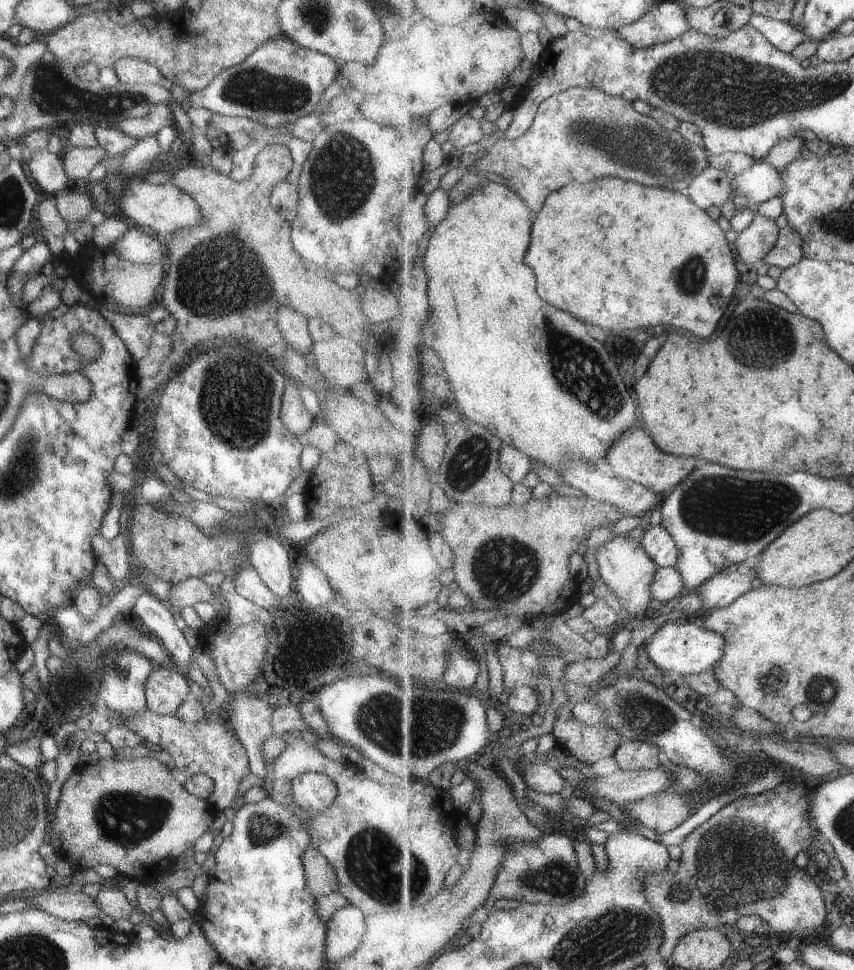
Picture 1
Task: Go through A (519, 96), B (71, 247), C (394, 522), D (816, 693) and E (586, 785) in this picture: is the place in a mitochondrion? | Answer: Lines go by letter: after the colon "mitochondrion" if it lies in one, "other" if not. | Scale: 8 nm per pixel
A: other
B: other
C: other
D: mitochondrion
E: other

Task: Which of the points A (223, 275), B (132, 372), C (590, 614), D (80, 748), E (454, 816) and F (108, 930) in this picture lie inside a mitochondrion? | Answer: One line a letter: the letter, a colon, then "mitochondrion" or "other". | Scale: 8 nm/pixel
A: mitochondrion
B: other
C: other
D: other
E: other
F: other

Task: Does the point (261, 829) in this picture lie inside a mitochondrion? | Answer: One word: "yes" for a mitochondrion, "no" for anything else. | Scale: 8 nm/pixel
yes

